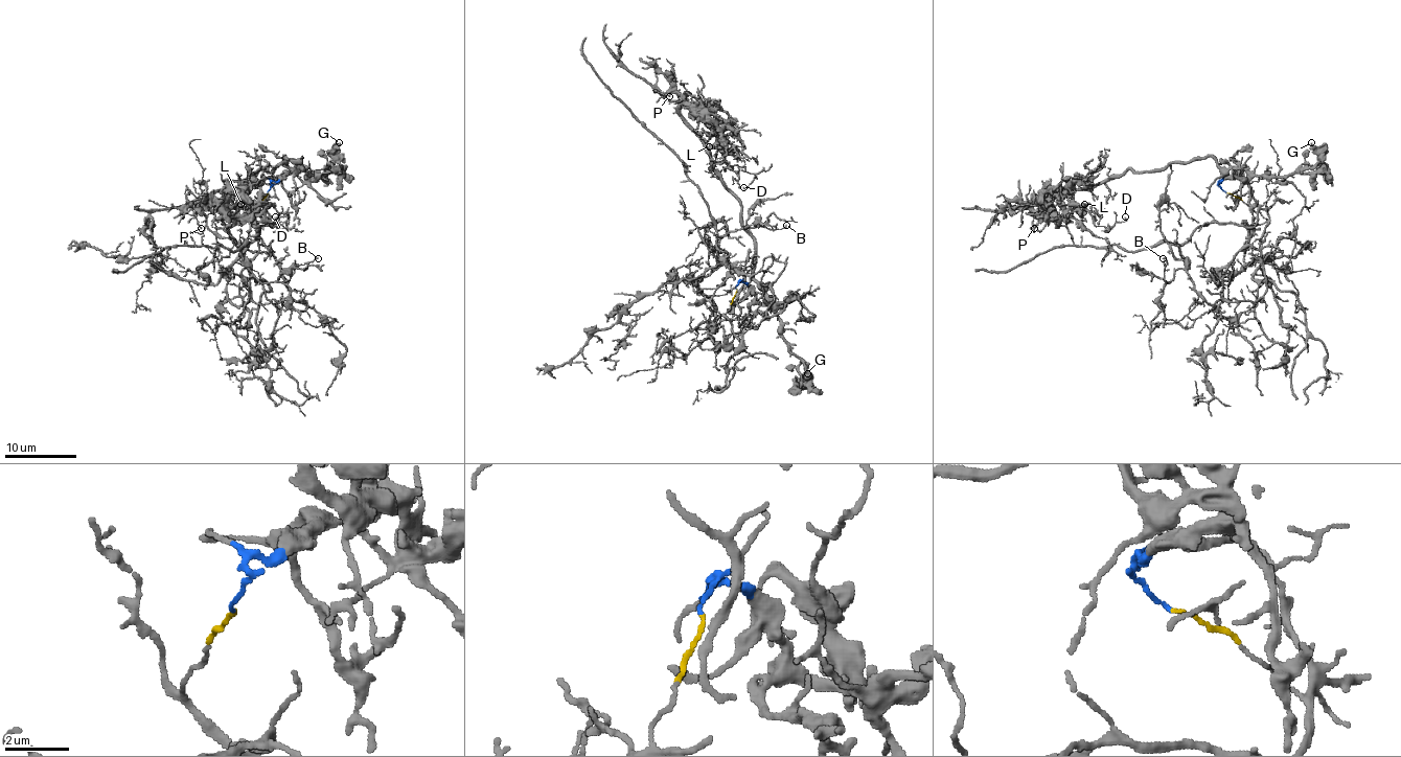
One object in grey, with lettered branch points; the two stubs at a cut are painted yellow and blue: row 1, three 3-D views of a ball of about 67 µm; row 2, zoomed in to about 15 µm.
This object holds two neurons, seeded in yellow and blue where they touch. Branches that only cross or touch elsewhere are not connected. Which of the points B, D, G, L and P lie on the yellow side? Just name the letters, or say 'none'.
B

